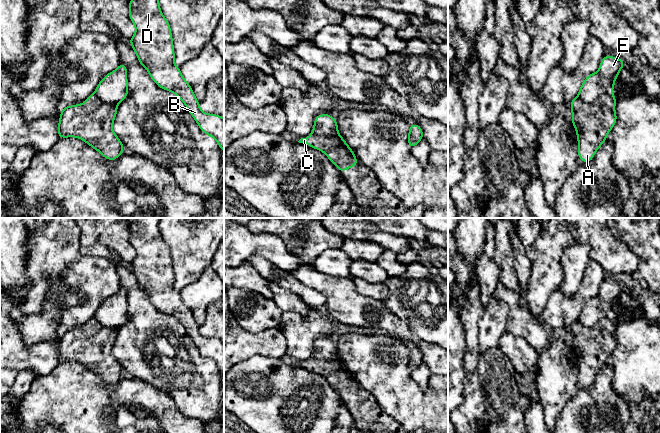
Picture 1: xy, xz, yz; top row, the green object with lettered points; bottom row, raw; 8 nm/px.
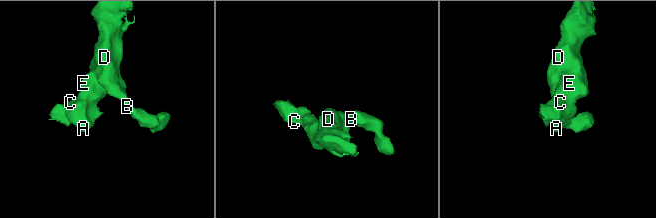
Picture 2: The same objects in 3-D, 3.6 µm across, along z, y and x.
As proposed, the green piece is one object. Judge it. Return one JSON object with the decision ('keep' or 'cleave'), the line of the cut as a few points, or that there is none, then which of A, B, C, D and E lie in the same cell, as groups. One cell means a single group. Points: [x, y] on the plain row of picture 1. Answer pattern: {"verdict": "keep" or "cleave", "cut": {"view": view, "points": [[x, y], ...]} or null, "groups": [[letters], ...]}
{"verdict": "cleave", "cut": {"view": "yz", "points": [[610, 315], [603, 316], [591, 326], [584, 326], [578, 321]]}, "groups": [["A", "C"], ["B", "D", "E"]]}

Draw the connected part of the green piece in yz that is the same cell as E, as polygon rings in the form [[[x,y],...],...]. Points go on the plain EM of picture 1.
[[[603,280],[599,294],[586,301],[579,314],[578,321],[584,326],[592,327],[603,317],[611,316],[624,289],[625,286],[620,282]]]

